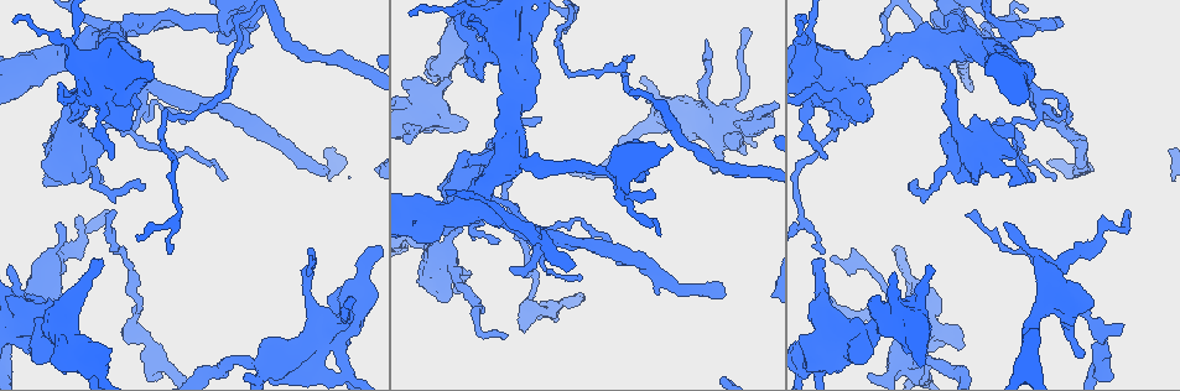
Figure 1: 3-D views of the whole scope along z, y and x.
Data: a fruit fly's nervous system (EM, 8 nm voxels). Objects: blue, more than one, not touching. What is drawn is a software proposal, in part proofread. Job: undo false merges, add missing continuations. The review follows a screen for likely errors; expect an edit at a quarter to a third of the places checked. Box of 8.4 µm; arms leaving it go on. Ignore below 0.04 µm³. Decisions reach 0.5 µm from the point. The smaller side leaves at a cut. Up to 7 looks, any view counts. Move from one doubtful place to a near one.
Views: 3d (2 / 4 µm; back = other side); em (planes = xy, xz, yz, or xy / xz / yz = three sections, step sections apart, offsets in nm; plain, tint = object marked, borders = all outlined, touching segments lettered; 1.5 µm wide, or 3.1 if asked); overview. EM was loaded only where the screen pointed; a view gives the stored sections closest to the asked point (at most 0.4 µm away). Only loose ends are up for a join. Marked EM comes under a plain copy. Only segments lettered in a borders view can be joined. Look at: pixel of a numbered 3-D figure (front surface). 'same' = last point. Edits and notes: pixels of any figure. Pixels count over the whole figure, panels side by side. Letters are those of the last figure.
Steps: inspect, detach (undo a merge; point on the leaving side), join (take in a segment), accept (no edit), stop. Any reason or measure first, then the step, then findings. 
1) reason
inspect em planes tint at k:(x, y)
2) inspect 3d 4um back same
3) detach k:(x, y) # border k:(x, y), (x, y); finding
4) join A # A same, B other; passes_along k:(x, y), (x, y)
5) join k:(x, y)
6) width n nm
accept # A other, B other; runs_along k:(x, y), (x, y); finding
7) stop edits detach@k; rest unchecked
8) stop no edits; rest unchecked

free end
inspect 3d 4um at 1:(60, 182)

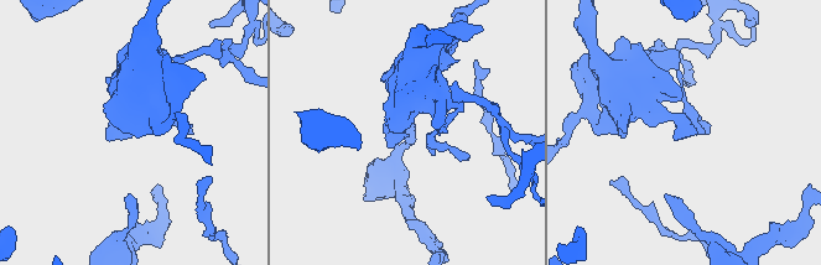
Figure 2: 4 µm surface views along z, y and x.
need the tissue
inspect em planes borders at 2:(130, 138)

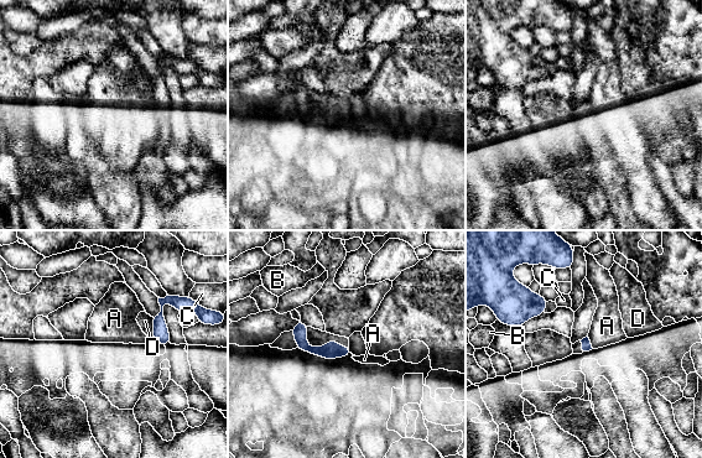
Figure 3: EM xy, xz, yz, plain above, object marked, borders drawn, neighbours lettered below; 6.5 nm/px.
accept # A other, B other, C other, D other; border 3:(587, 336), (593, 348); none of them fits

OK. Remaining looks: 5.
sharp bend
inspect em xz step 8 tint at 1:(229, 91)

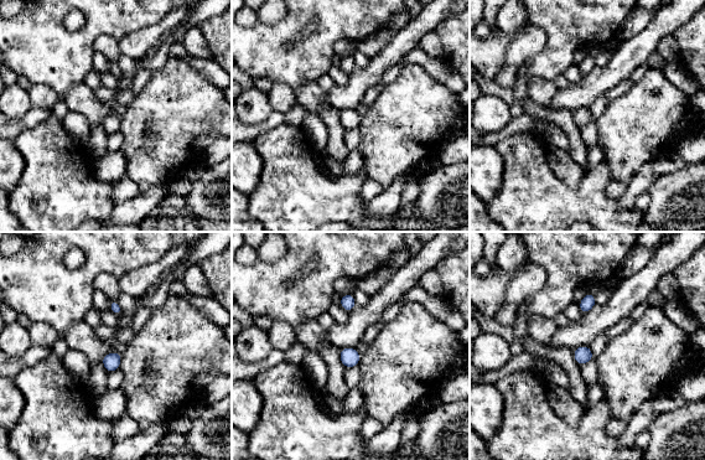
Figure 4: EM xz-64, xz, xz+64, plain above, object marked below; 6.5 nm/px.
inspect em planes borders same

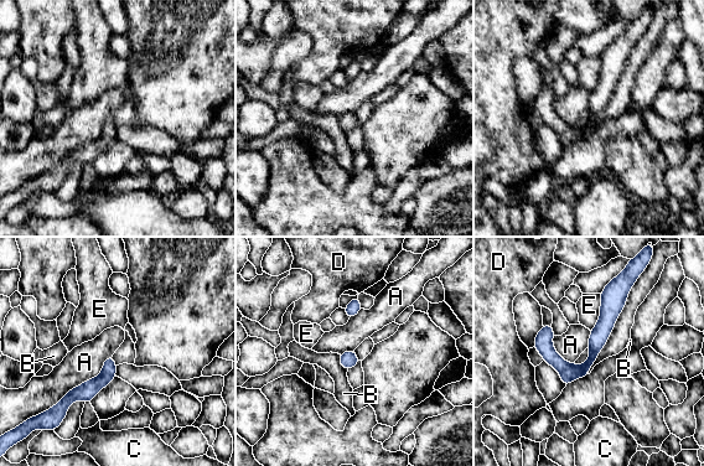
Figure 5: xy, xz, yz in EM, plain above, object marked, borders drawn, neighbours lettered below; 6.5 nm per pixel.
width 100 nm
accept # A other, B other, C other, D other, E other; border 5:(112, 355), (96, 377), (44, 412); all the same cell

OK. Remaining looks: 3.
sharp bend
inspect 3d 2um at 1:(228, 14)

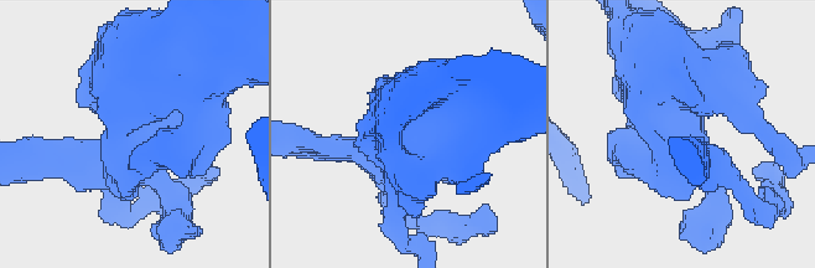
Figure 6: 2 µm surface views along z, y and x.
now the EM
inspect em planes borders at 6:(423, 143)

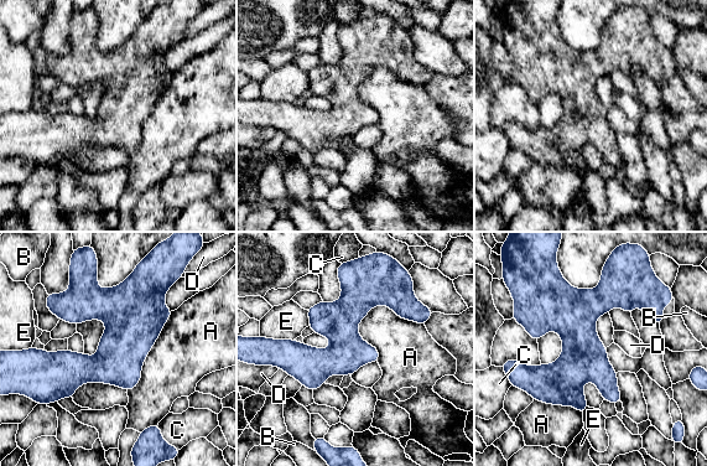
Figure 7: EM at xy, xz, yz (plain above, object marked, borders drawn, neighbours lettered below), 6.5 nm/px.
accept # A other, B other, C other, D other, E other; border 7:(424, 324), (375, 305), (357, 332); one cell here

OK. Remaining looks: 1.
stop no edits; rest unchecked

